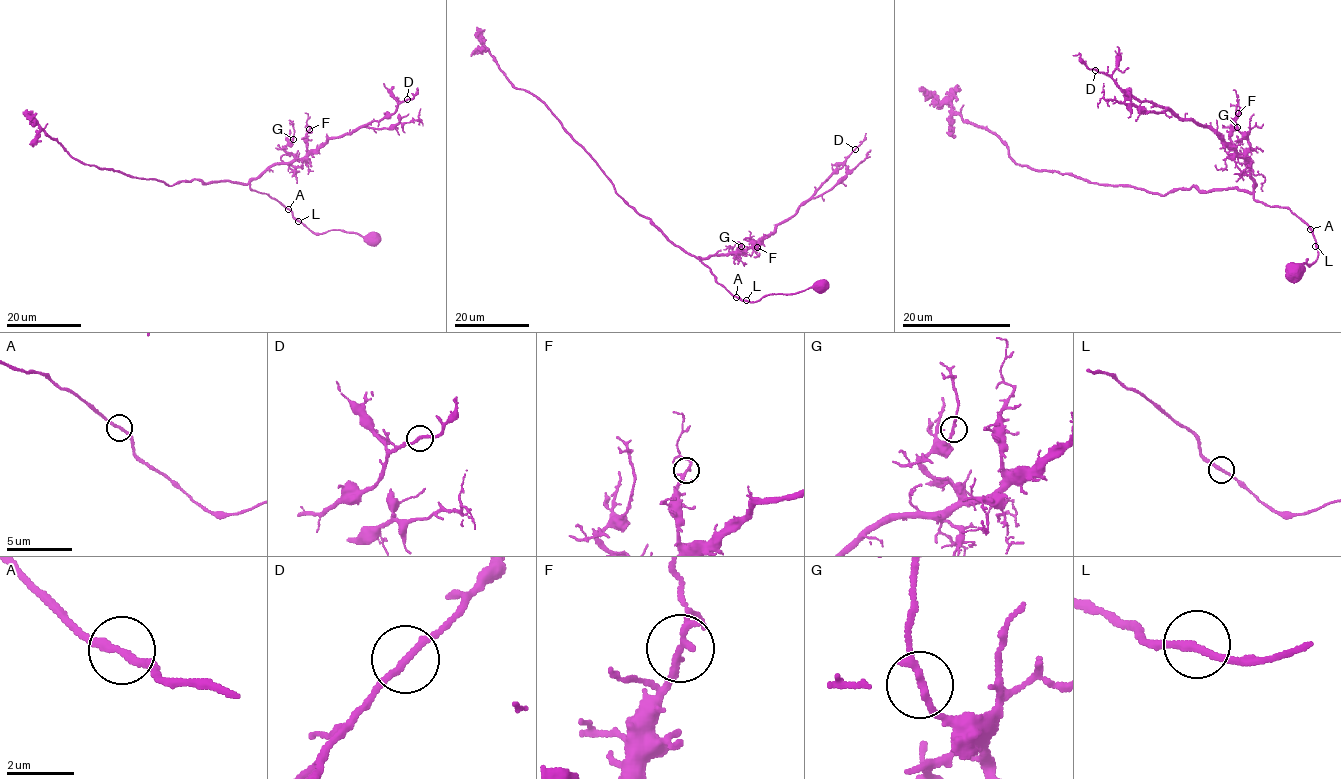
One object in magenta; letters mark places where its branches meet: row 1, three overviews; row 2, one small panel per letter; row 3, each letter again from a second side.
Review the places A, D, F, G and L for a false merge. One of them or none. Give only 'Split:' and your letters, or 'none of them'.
Split: none of them

